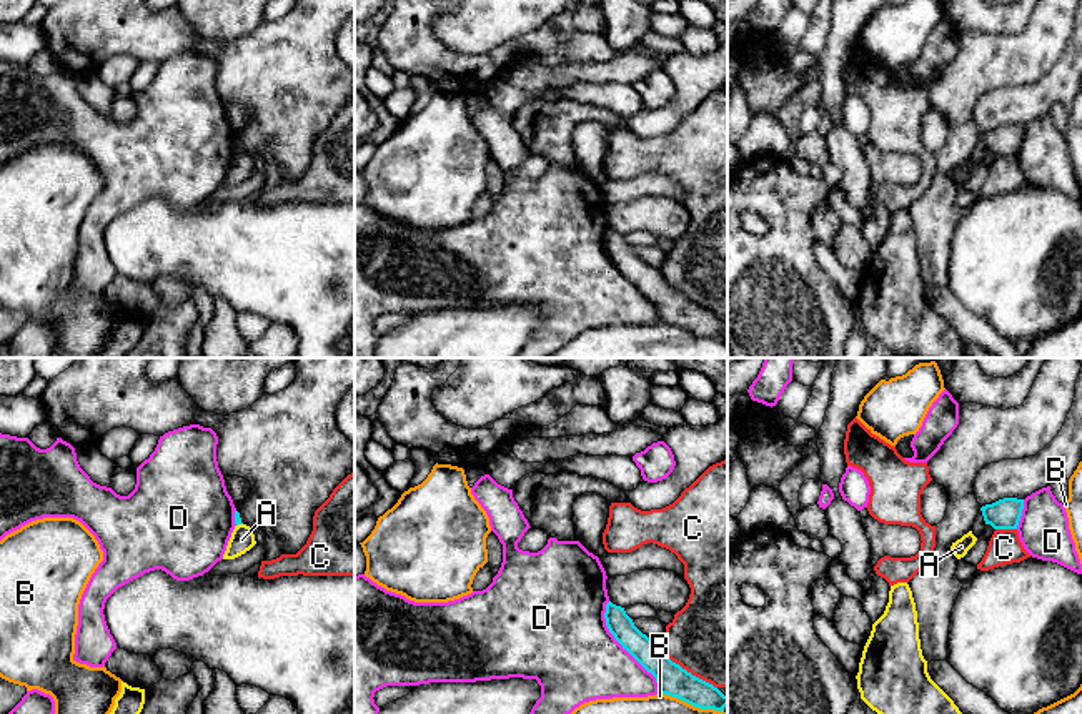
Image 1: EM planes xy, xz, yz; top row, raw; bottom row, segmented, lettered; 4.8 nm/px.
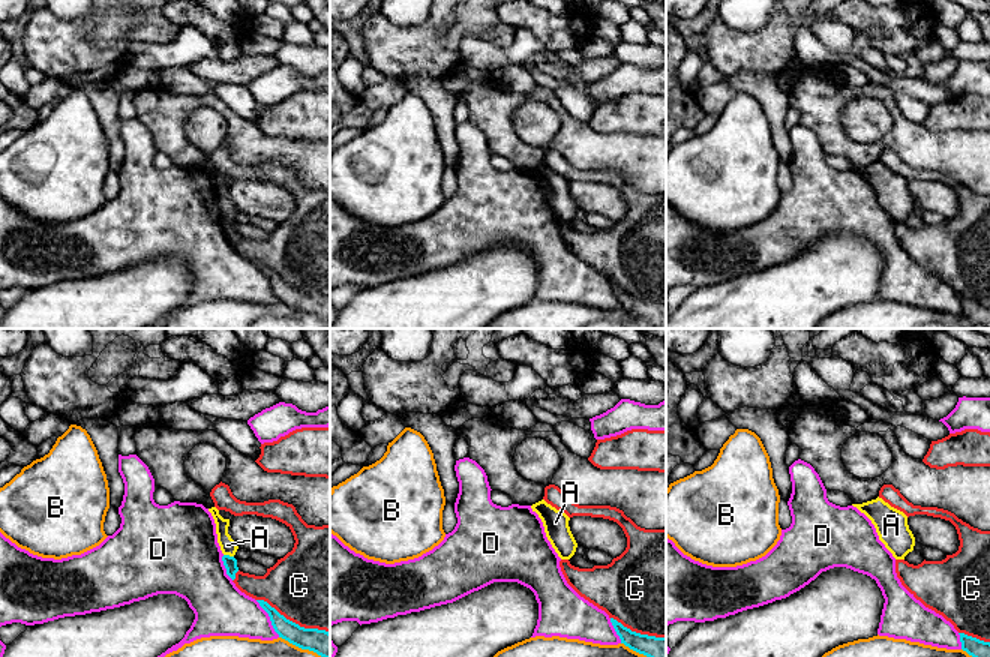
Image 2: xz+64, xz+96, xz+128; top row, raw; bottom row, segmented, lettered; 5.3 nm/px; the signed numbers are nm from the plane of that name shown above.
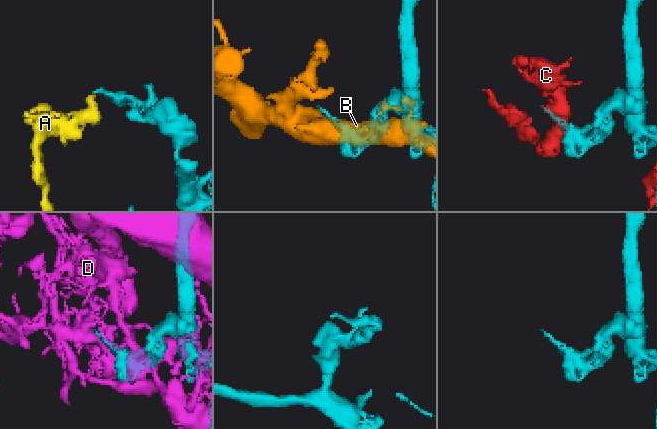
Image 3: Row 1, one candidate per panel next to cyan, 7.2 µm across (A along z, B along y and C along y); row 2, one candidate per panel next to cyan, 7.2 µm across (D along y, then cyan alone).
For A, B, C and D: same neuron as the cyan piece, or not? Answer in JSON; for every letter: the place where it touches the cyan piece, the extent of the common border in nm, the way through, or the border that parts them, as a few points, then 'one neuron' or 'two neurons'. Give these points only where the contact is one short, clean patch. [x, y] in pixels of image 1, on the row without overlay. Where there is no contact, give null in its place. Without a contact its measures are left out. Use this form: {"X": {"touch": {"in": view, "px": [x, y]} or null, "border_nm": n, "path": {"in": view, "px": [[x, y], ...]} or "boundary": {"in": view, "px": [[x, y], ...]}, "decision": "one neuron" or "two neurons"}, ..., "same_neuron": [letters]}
{"A": {"touch": {"in": "xy", "px": [238, 150]}, "border_nm": 40, "boundary": {"in": "xy", "px": [[242, 150], [237, 153]]}, "decision": "two neurons"}, "B": {"touch": {"in": "xz", "px": [691, 332]}, "border_nm": 320, "decision": "two neurons"}, "C": {"touch": {"in": "xz", "px": [684, 297]}, "border_nm": 360, "decision": "two neurons"}, "D": {"touch": {"in": "xz", "px": [623, 273]}, "border_nm": 500, "decision": "two neurons"}, "same_neuron": []}

